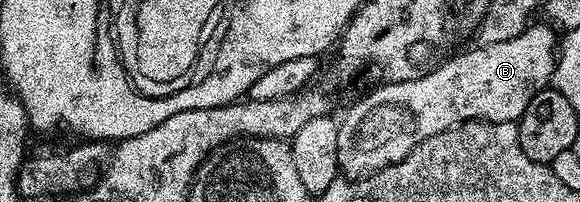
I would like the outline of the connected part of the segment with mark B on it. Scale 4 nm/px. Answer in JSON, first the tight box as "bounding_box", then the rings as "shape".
{"bounding_box":[337,24,557,179],"shape":[[[528,24],[526,31],[501,43],[479,45],[468,53],[451,57],[443,66],[432,68],[424,77],[408,81],[388,80],[387,85],[367,93],[339,121],[337,131],[337,151],[342,176],[347,179],[368,177],[370,173],[381,171],[387,165],[395,165],[405,159],[425,139],[441,135],[445,131],[465,121],[513,121],[518,122],[525,107],[543,89],[548,88],[555,66],[557,33],[550,24]]]}

